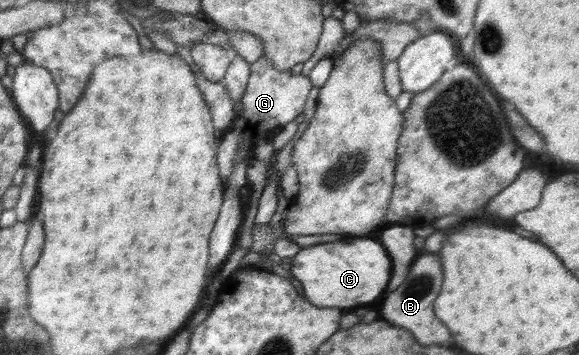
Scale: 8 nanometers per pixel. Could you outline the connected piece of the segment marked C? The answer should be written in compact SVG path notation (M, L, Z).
M353 239L351 243L323 243L301 248L291 258L290 272L301 281L309 303L317 307L359 307L377 299L389 283L391 259L382 243L373 239Z

